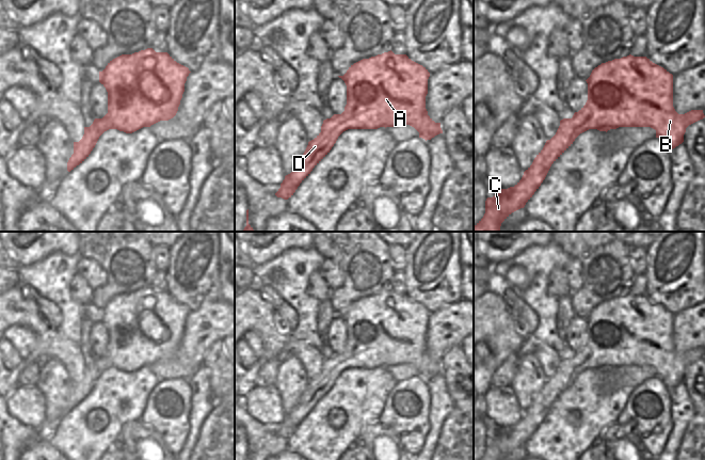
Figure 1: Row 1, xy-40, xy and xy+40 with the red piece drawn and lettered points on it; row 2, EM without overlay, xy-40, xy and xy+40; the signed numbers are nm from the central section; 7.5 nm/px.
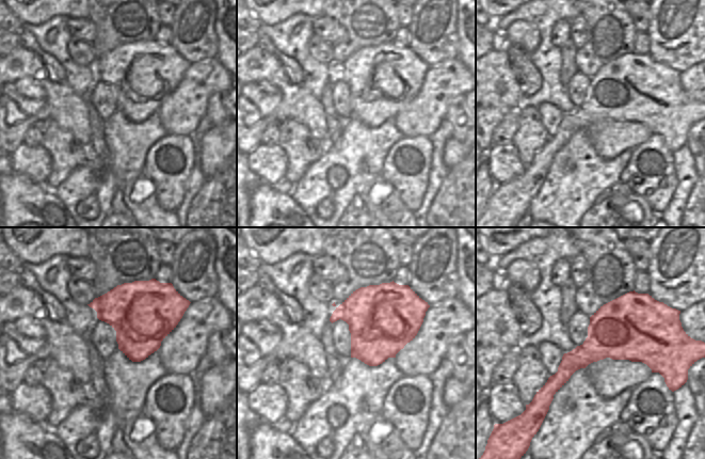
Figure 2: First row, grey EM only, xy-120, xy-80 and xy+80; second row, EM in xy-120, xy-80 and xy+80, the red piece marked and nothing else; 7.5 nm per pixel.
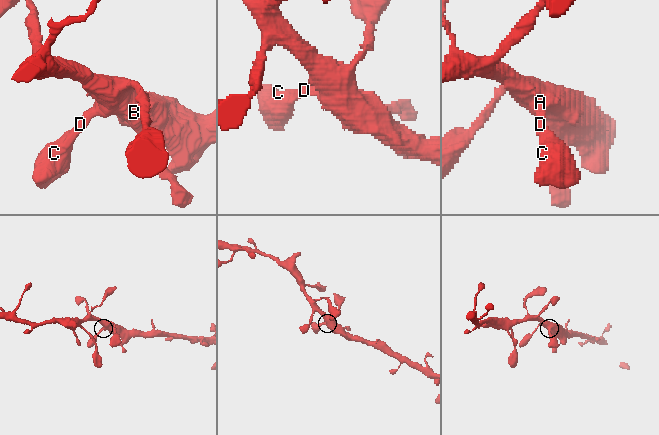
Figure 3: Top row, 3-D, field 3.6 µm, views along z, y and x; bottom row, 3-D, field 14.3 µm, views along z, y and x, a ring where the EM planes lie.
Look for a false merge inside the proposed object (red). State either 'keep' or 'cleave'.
keep

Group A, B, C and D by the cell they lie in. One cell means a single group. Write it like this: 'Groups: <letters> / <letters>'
Groups: A B C D

